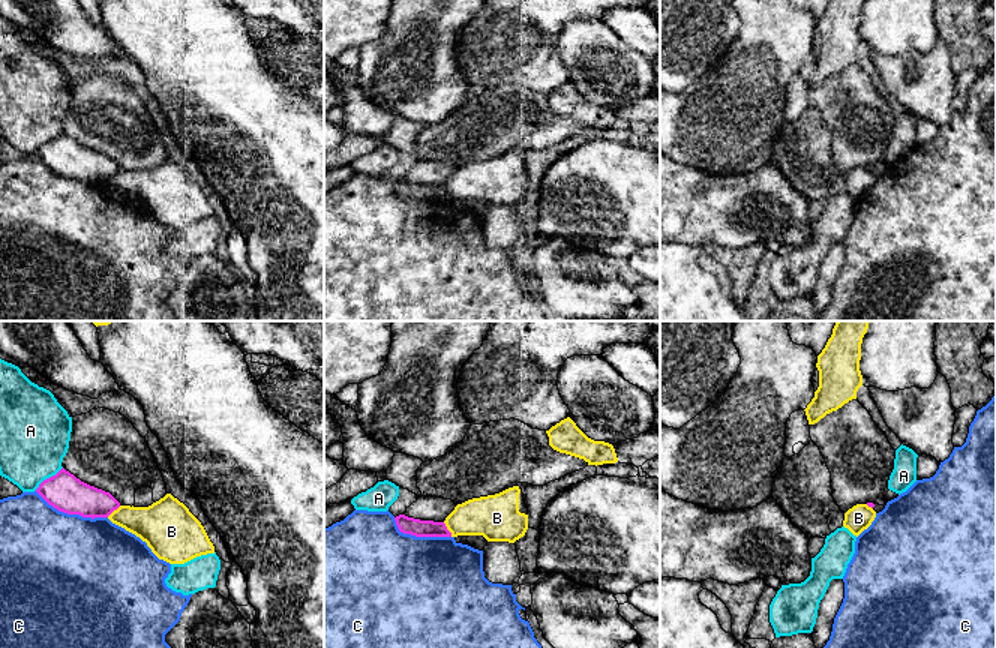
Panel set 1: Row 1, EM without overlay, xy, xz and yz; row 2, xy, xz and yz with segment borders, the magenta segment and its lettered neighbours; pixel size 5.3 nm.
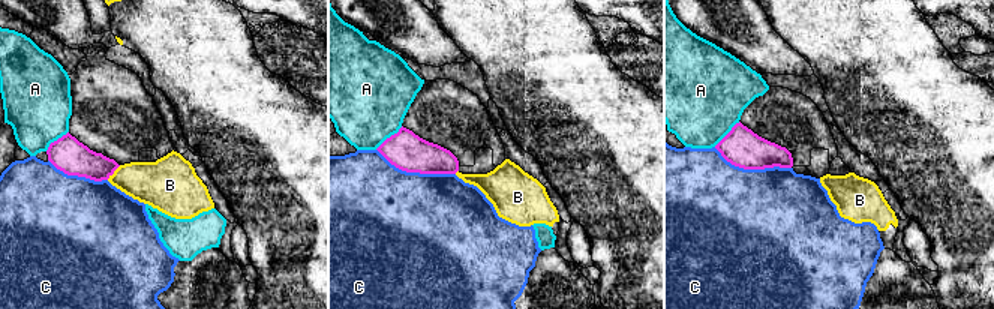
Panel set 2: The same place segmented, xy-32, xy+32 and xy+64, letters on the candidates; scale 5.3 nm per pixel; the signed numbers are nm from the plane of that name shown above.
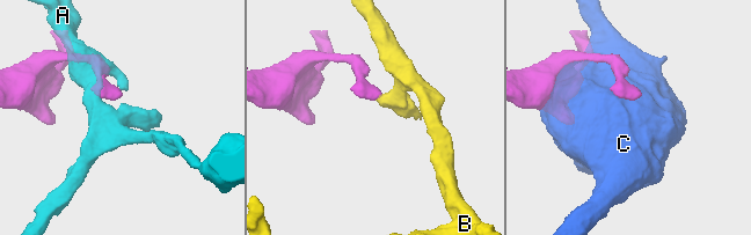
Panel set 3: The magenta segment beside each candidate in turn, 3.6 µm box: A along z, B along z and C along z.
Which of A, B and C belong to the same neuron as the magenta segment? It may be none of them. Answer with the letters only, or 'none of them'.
none of them

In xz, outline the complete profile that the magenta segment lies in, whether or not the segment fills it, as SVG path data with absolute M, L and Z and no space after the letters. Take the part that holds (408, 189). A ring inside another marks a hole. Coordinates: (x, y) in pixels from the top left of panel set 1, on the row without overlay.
M399 178L394 182L400 196L416 201L452 201L444 186L420 184Z

